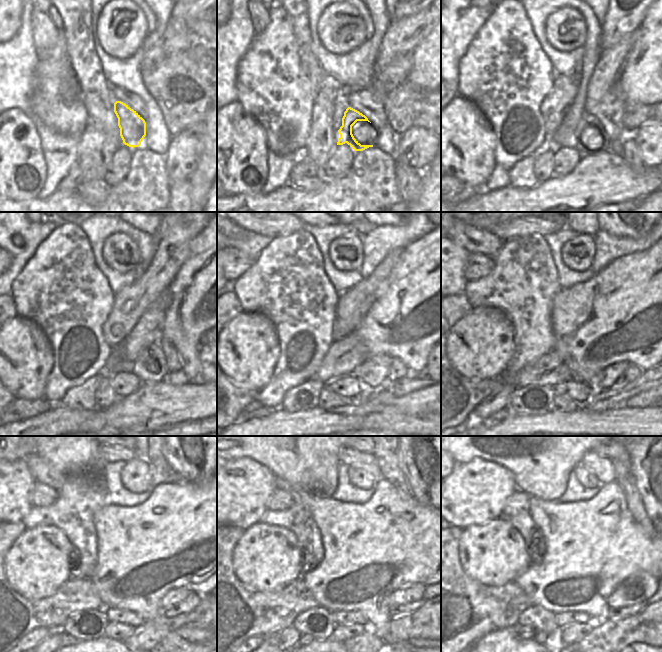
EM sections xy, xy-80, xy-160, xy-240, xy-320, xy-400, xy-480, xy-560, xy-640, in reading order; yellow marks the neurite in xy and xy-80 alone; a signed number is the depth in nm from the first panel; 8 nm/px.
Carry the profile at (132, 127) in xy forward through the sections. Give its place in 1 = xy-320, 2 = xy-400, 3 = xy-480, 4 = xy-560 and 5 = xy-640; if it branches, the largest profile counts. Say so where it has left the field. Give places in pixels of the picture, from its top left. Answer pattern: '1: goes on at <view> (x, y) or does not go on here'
1: goes on at xy-320 (373, 373)
2: goes on at xy-400 (607, 378)
3: goes on at xy-480 (176, 595)
4: goes on at xy-560 (409, 592)
5: goes on at xy-640 (640, 586)

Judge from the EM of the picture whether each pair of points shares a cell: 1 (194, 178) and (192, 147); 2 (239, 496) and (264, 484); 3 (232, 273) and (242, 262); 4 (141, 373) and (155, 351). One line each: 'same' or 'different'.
1: different
2: same
3: same
4: same

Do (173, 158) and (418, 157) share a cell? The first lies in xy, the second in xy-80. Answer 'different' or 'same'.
same

